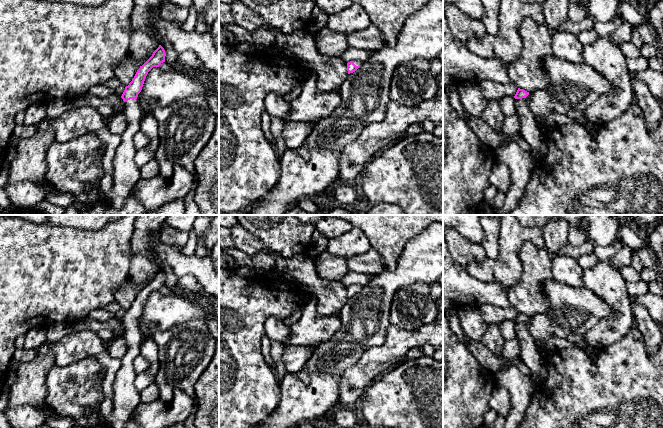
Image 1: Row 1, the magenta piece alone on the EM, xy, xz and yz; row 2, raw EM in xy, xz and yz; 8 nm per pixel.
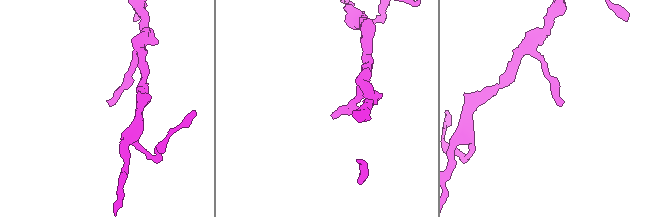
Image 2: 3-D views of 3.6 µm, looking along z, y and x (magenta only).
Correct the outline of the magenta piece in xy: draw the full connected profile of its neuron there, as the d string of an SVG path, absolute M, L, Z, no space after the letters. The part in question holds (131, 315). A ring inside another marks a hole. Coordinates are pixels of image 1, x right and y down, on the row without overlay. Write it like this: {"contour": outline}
{"contour": "M159 271L152 280L137 294L134 302L125 311L121 320L124 325L124 340L127 344L127 351L121 358L121 368L117 372L113 384L114 398L113 411L106 418L108 428L124 428L131 418L131 414L140 401L140 391L134 385L136 372L134 360L140 355L142 334L138 329L138 318L141 316L145 302L153 291L159 291L165 286L165 274Z"}

